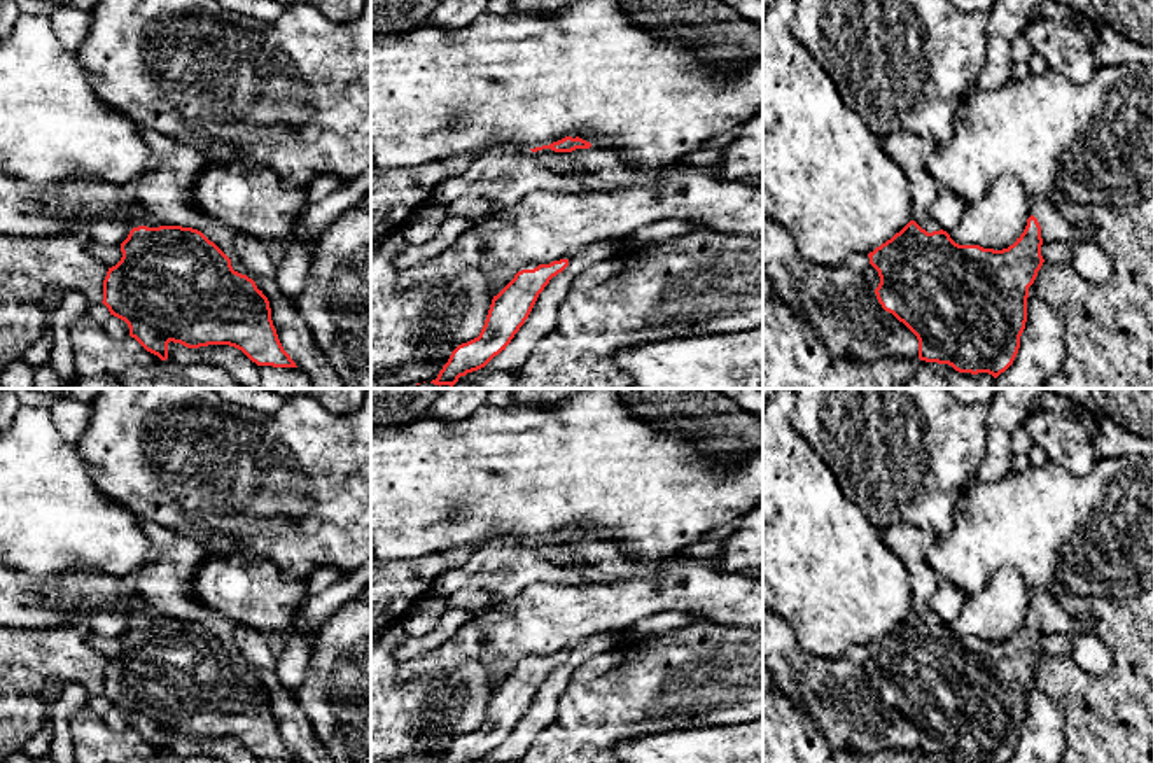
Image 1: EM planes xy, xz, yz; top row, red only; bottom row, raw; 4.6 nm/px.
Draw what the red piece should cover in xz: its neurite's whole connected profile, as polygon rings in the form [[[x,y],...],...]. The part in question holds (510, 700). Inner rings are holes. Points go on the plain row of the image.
[[[569,651],[521,662],[492,691],[478,730],[458,737],[441,763],[478,763],[511,735],[528,710],[539,686],[553,668],[569,658]]]

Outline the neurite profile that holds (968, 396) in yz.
[[[948,388],[964,404],[990,406],[997,388]]]

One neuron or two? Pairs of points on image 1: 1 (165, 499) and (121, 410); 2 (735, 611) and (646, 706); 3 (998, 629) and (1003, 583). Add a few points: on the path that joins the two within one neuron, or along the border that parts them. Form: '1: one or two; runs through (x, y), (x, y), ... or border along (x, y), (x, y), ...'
1: one; runs through (165, 476), (165, 454), (144, 433)
2: two; border along (697, 615), (744, 627)
3: one; runs through (998, 618), (1003, 594)

